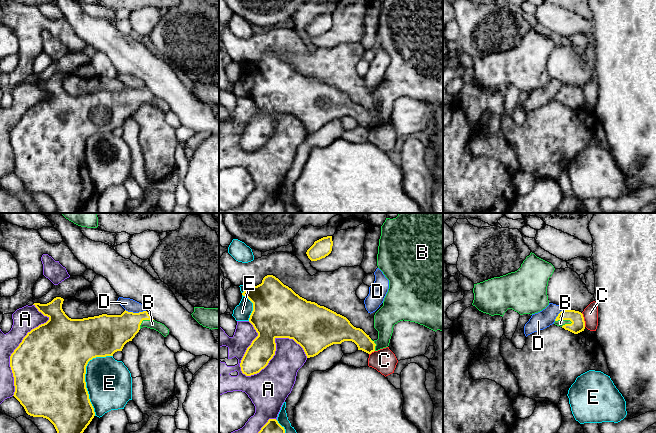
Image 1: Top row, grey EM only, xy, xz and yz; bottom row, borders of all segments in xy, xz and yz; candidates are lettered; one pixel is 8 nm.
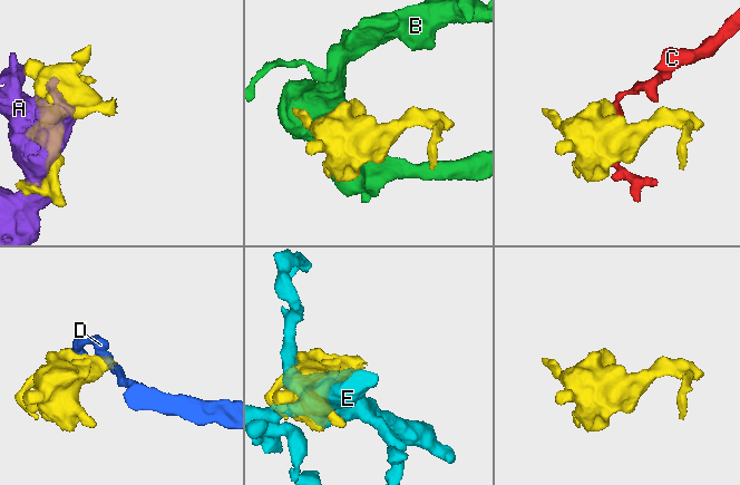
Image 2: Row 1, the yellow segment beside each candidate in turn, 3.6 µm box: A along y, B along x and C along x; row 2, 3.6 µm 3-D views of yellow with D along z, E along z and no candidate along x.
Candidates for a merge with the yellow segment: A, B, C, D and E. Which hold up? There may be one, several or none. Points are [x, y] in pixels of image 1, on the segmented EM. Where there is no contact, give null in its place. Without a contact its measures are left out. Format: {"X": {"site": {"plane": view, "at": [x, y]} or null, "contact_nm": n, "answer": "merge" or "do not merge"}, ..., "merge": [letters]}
{"A": {"site": {"plane": "xz", "at": [260, 370]}, "contact_nm": 550, "answer": "do not merge"}, "B": {"site": {"plane": "yz", "at": [564, 319]}, "contact_nm": 140, "answer": "merge"}, "C": {"site": {"plane": "yz", "at": [583, 320]}, "contact_nm": 120, "answer": "do not merge"}, "D": {"site": {"plane": "xy", "at": [135, 313]}, "contact_nm": 170, "answer": "do not merge"}, "E": {"site": {"plane": "xy", "at": [84, 377]}, "contact_nm": 500, "answer": "do not merge"}, "merge": ["B"]}

